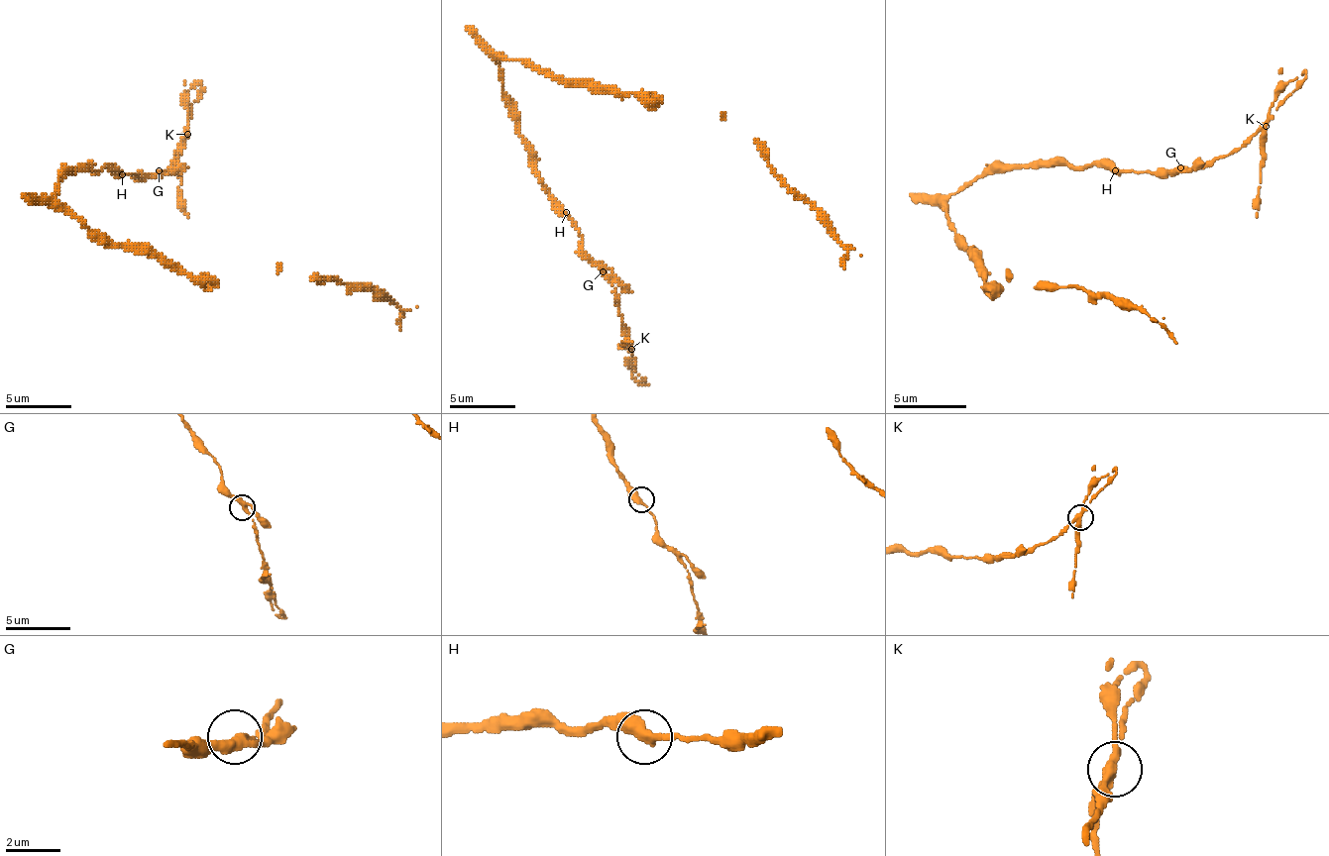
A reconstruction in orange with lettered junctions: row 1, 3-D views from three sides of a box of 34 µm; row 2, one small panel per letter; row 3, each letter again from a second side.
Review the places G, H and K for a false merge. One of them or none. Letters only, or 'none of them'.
none of them

